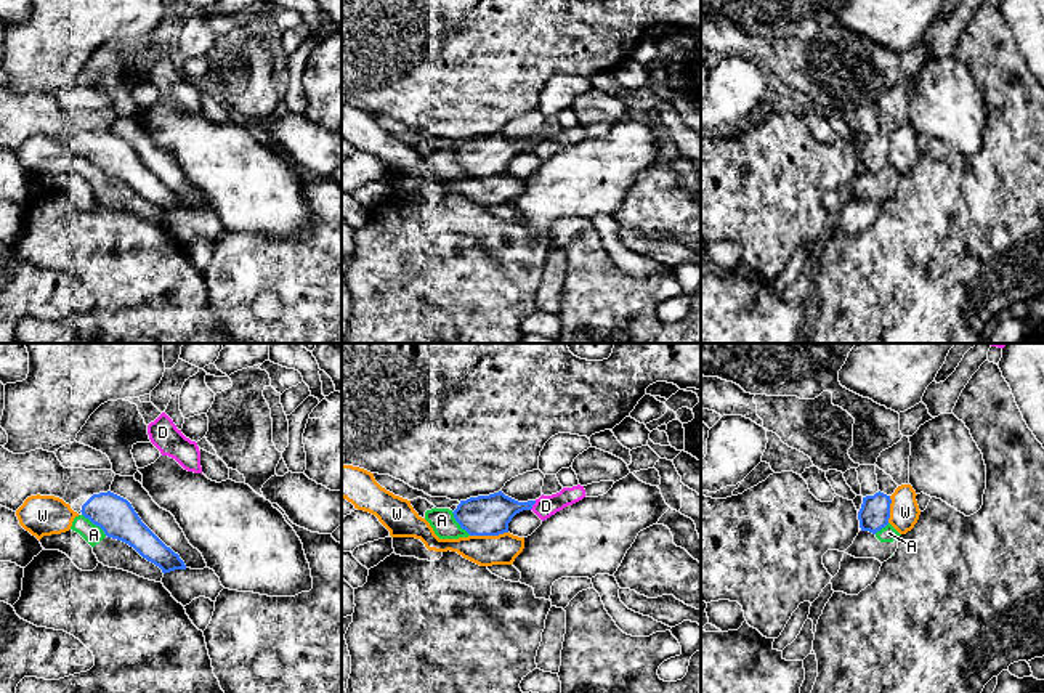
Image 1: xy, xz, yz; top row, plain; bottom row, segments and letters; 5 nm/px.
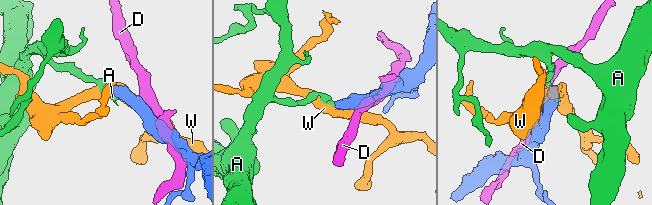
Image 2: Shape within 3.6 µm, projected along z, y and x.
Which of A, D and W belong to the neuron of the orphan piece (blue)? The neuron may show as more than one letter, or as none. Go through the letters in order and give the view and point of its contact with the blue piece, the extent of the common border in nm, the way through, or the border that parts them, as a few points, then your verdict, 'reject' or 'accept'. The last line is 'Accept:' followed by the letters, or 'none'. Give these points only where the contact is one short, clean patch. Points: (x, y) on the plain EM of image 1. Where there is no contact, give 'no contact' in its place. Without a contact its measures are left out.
A: xy (95, 164) | 170 nm | along xy (82, 154), (106, 175) | reject
D: xz (533, 145) | 60 nm | reject
W: xz (488, 175) | 190 nm | reject
Accept: none

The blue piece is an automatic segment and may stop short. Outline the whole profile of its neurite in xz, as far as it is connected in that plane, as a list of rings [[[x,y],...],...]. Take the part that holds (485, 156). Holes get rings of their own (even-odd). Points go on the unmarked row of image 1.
[[[499,132],[460,141],[452,154],[470,176],[499,176],[508,173],[508,164],[516,154],[531,151],[534,144],[536,141],[518,143]]]

